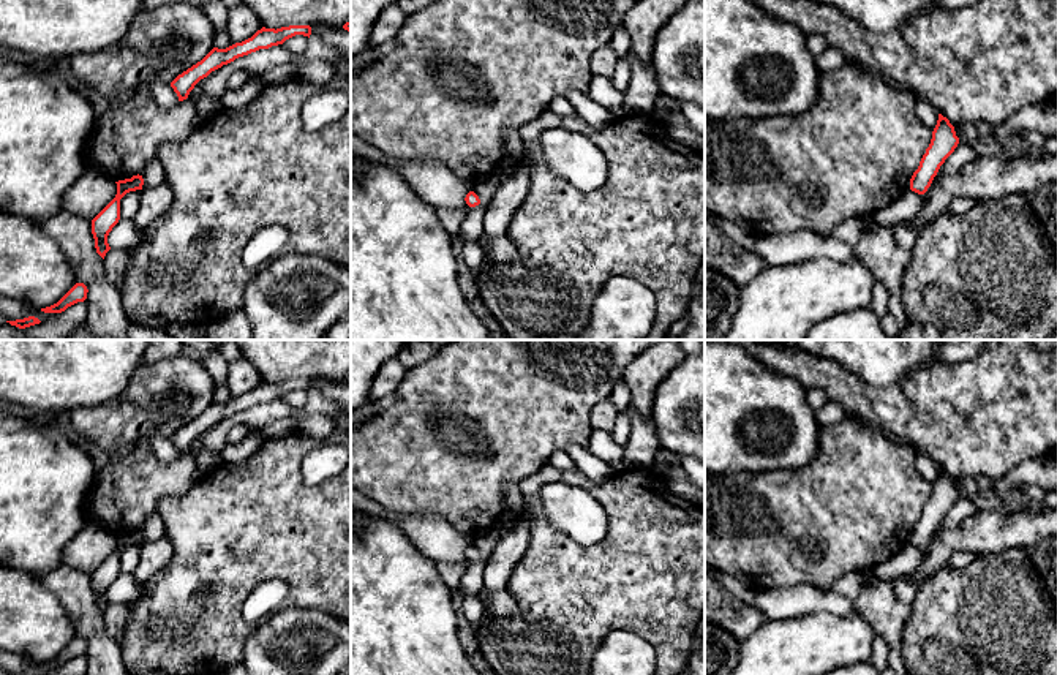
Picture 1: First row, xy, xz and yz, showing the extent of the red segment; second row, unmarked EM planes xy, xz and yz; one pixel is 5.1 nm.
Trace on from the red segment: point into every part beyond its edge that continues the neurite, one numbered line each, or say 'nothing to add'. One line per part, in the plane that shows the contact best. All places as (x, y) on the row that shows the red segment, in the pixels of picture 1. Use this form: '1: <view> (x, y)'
1: xy (130, 203)

